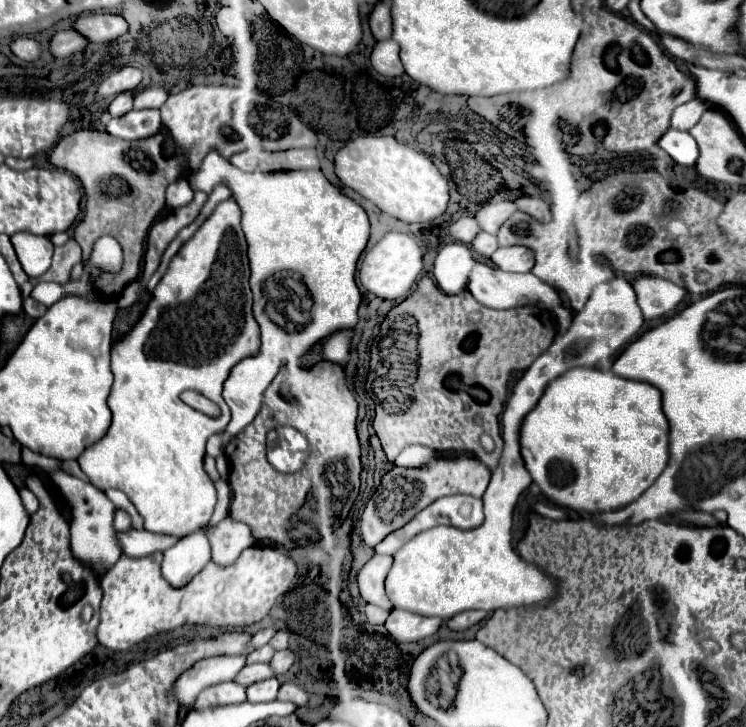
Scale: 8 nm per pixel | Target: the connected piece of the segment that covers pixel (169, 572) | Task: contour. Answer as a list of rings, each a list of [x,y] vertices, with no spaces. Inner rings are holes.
[[[202,530],[188,534],[164,552],[162,576],[174,588],[186,586],[210,562],[210,544]]]

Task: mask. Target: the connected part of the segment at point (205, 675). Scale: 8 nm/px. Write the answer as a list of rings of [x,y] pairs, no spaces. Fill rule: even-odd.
[[[214,656],[200,660],[194,664],[188,672],[178,676],[178,680],[172,686],[172,696],[178,702],[180,708],[190,710],[198,692],[202,692],[208,686],[228,682],[244,668],[246,656]]]

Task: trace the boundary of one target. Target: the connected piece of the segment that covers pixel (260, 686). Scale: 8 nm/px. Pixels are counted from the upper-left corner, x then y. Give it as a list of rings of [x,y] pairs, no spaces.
[[[276,678],[254,682],[246,688],[246,700],[248,702],[270,702],[276,698],[278,688],[280,688],[280,682]]]

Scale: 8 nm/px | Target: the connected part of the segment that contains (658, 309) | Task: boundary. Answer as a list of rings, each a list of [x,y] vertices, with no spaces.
[[[640,276],[632,282],[632,286],[636,292],[636,302],[646,320],[660,318],[674,310],[686,294],[684,288],[658,276]]]

